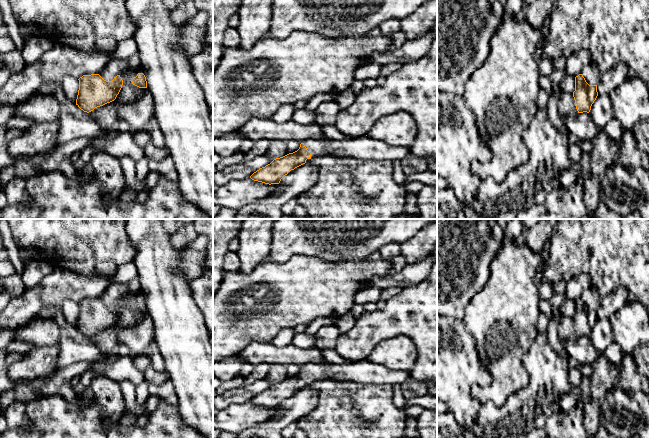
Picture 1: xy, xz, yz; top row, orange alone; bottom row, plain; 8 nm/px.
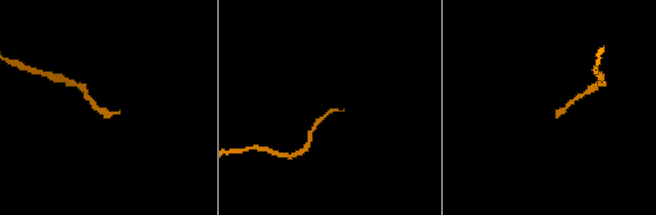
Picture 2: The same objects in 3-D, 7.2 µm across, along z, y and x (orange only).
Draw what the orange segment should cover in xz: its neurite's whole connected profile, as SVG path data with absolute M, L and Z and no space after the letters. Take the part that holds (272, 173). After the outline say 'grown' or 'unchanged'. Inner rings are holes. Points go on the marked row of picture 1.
M369 136L353 138L347 141L329 140L323 142L307 139L300 144L297 151L274 159L270 164L254 172L250 178L265 184L279 184L289 171L309 162L315 157L334 155L348 157L356 162L367 159L375 161L404 160L410 154L410 148L392 147L384 141Z; grown

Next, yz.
M592 61L575 77L573 97L578 113L590 112L591 106L598 96L597 85L600 82L601 75L598 65Z; grown

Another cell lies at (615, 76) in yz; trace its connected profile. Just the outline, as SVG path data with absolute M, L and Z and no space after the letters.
M619 63L610 68L607 72L602 73L600 82L597 85L598 94L609 94L616 87L628 79L628 68L626 64Z

